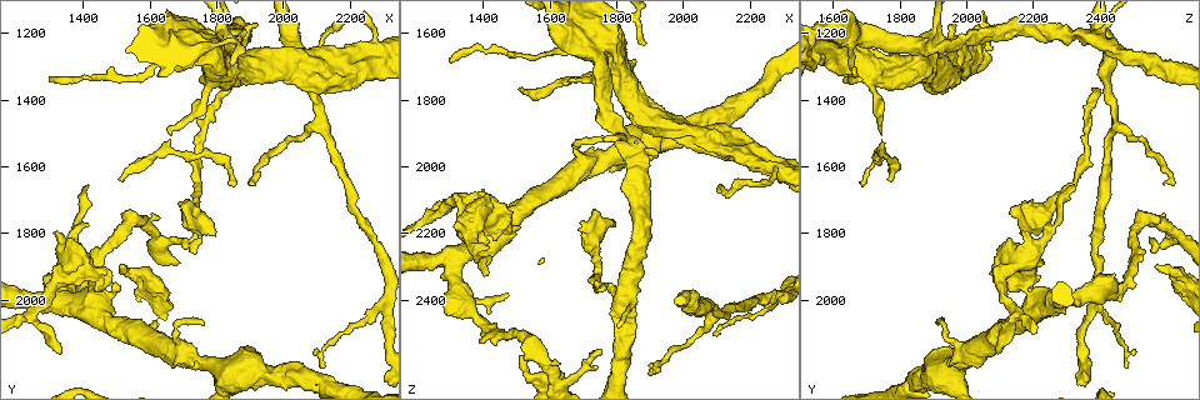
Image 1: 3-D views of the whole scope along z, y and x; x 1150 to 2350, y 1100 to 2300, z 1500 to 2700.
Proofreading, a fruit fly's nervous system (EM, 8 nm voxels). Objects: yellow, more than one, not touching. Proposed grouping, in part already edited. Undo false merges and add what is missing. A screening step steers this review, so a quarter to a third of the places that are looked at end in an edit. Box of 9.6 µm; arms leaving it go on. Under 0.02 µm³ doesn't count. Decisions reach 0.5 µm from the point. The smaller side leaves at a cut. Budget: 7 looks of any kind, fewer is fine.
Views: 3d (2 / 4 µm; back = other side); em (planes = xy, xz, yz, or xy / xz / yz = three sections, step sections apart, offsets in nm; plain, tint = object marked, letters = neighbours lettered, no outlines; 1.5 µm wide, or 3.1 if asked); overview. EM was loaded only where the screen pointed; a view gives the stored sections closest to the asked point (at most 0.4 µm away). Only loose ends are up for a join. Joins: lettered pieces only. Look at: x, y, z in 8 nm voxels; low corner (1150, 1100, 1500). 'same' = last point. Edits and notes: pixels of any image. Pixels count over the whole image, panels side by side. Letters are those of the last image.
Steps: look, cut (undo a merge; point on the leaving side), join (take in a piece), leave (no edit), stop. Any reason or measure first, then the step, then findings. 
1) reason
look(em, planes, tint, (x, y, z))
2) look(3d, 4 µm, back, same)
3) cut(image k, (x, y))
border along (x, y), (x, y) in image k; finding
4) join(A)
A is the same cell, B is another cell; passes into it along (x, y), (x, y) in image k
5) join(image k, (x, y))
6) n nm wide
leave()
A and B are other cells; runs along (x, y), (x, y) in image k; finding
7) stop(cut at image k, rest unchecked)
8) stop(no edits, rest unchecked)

an open end
look(3d, 2 µm, (1330, 2160, 2090))

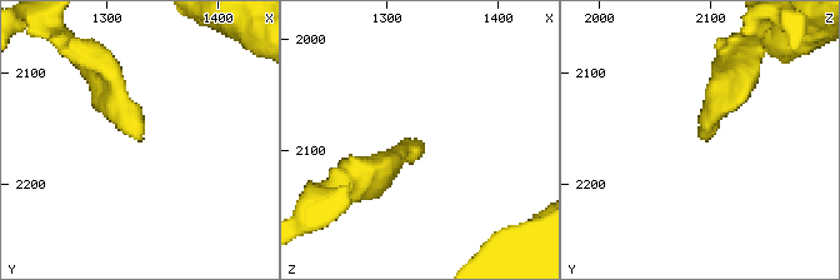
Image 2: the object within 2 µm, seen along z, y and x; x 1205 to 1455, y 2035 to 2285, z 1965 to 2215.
now the EM
look(em, xz, step 8, plain, (1326, 2158, 2092))

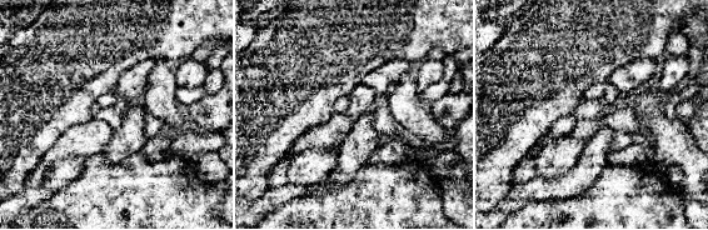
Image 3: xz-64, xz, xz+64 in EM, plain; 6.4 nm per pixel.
what lies round it
look(em, xz, step 8, letters, same)

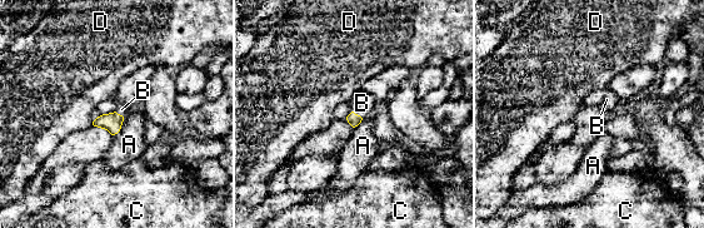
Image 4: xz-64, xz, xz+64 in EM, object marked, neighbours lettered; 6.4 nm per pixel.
join(B)
B is the same cell, A, C and D are other cells; passes into it along (353, 119), (357, 114), (362, 103) in image 4; it goes on there

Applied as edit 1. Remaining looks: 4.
long arm stops here
look(em, yz, step 4, letters, (1300, 1340, 1680))

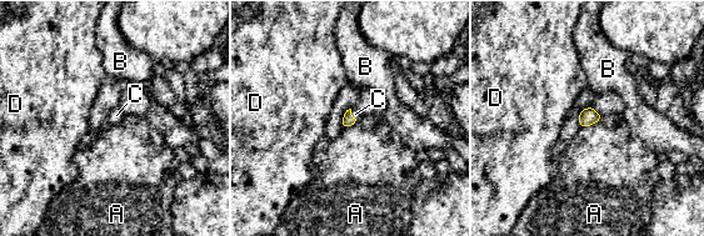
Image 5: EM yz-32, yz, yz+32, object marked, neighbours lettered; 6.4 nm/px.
cut it another way
look(em, planes, letters, same)

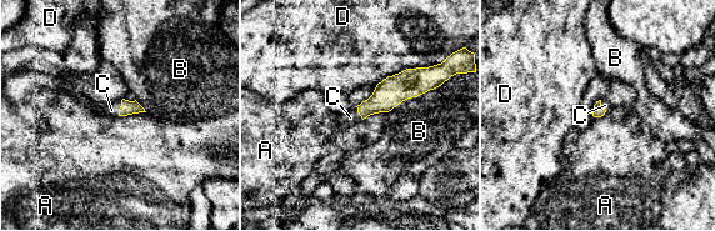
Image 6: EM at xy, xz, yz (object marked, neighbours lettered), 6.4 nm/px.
D touches over 400 nm
join(C)
C is the same cell, A, B and D are other cells; passes into it along (128, 108), (120, 108), (111, 110) in image 6; the neuron continues

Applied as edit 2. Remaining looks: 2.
tapers out
look(em, yz, step 4, letters, (1650, 1490, 1740))

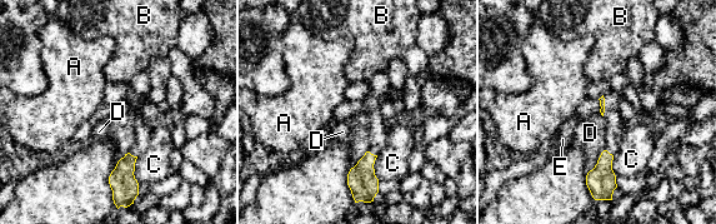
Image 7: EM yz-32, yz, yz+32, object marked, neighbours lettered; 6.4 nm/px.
cut it another way
look(em, planes, letters, same)

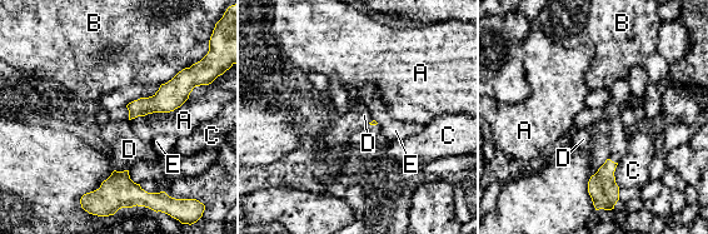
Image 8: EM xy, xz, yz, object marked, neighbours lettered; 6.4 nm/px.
leave()
A, B, C, D and E are other cells; border along (607, 159), (592, 175) in image 8; no lettered piece goes on from it

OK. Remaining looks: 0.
stop(join at image 4, join at image 6, rest unchecked)

